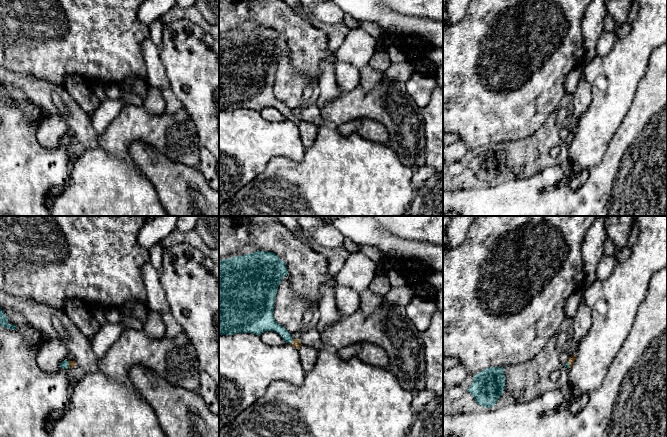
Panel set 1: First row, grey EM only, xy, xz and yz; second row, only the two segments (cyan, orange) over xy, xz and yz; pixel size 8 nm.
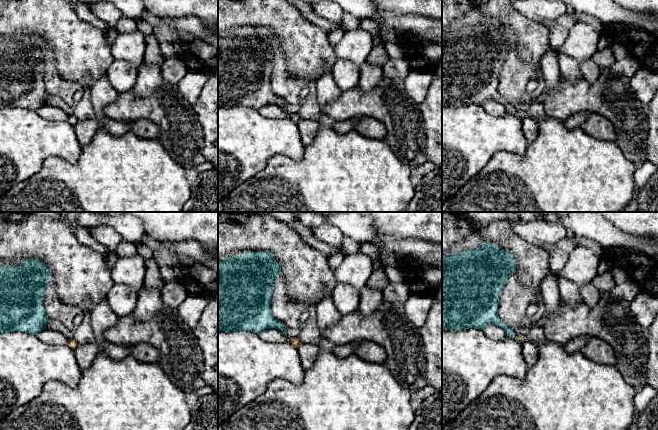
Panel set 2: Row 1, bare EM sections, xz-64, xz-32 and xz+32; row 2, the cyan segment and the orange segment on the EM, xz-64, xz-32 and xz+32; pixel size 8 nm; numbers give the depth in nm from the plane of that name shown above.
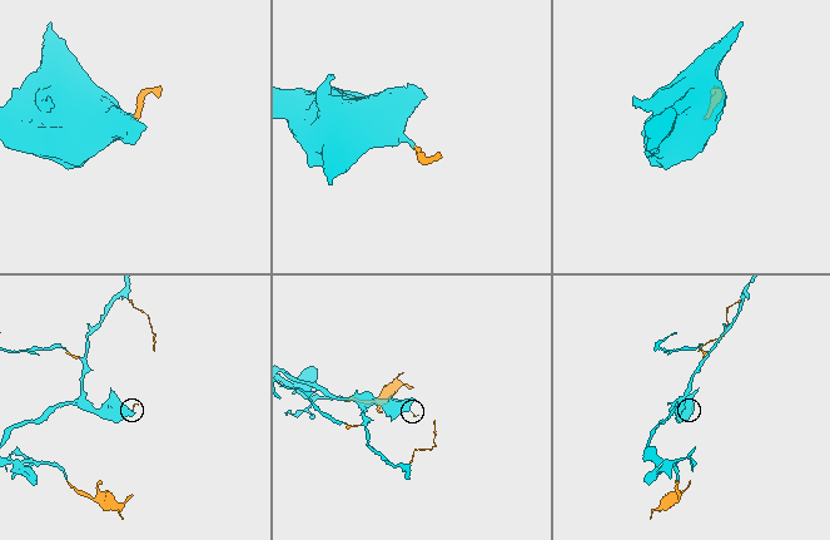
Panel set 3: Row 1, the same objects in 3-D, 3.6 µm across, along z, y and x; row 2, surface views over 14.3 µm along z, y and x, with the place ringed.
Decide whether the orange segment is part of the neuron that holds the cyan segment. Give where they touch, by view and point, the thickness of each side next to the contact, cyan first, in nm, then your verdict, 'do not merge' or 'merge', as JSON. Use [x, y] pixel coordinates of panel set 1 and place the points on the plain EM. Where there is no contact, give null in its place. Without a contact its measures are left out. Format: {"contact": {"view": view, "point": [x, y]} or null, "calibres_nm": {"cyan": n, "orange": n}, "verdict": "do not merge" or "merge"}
{"contact": {"view": "xz", "point": [291, 118]}, "calibres_nm": {"cyan": 130, "orange": 70}, "verdict": "merge"}

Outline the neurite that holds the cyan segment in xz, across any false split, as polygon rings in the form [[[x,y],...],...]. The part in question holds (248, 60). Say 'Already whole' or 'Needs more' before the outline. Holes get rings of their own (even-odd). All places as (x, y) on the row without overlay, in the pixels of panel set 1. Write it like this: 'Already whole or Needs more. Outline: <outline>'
Needs more. Outline: [[[258,26],[219,36],[219,111],[252,109],[260,112],[265,107],[274,107],[299,126],[302,121],[300,116],[293,115],[273,92],[279,60],[287,51],[286,39],[273,28]]]

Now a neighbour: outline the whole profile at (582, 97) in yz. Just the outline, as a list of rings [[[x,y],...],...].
[[[582,71],[579,84],[574,93],[573,116],[567,126],[569,133],[576,131],[581,115],[586,111],[592,99],[591,87]]]

